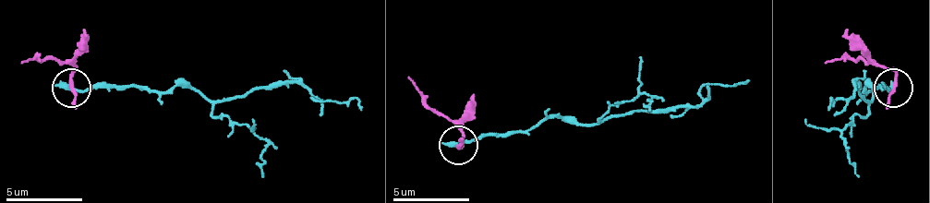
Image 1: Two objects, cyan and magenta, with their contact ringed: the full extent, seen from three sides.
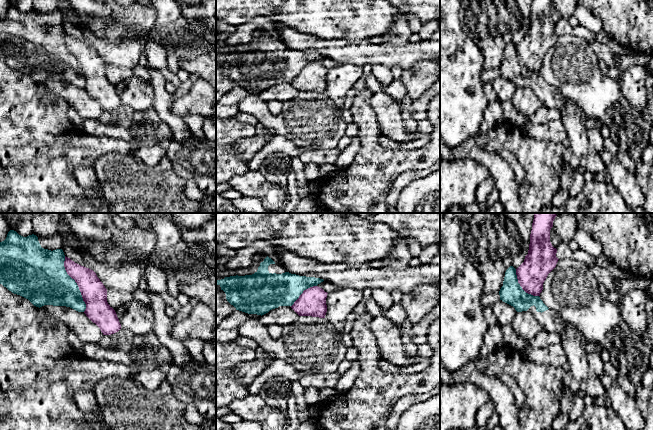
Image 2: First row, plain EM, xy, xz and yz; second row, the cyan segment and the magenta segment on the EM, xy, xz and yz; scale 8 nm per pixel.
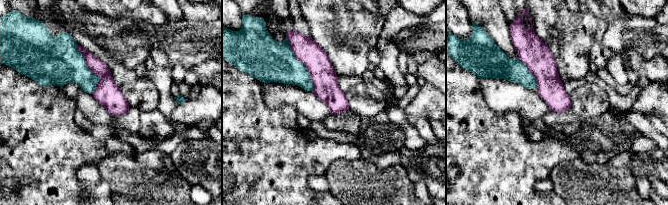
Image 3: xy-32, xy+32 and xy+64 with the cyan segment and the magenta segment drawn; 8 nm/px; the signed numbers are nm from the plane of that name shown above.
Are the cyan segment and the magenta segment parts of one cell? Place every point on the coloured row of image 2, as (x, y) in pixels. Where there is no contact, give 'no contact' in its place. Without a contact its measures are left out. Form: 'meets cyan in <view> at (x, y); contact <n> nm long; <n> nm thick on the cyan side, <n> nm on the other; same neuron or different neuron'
meets cyan in xy at (76, 284); contact 480 nm long; 380 nm thick on the cyan side, 200 nm on the other; different neuron

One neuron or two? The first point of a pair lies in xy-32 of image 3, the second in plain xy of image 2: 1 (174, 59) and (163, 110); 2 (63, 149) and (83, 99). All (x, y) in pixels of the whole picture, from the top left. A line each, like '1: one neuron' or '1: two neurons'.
1: one neuron
2: two neurons

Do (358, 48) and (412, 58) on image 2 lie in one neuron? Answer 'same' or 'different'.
same

